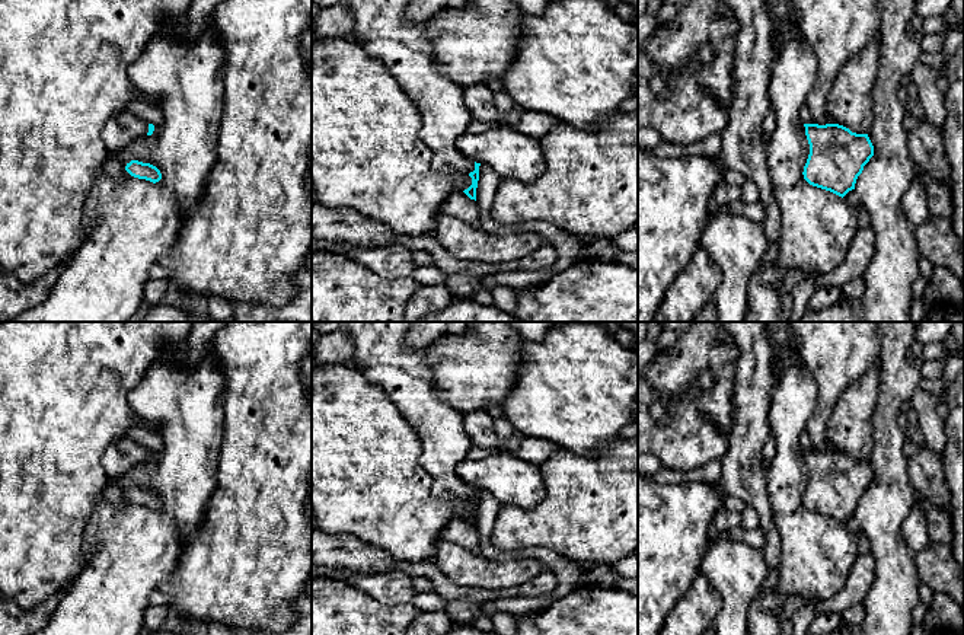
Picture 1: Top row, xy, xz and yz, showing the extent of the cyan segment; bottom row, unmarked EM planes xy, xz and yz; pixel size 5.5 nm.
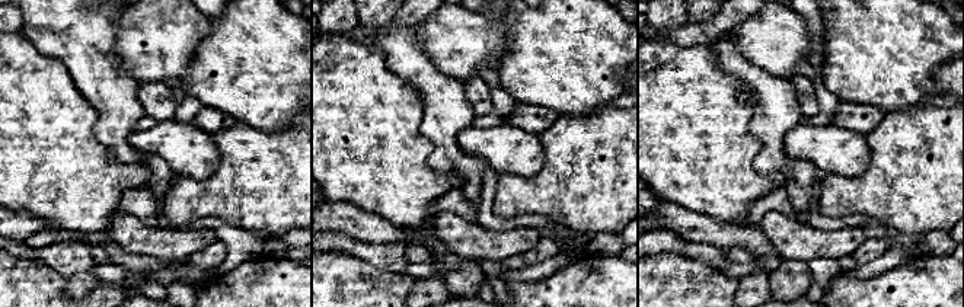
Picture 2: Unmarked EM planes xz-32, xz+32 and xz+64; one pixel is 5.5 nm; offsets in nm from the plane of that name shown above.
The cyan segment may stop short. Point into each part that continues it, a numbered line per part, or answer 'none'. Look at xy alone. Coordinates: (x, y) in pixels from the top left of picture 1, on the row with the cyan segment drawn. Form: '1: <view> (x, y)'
1: xy (120, 133)

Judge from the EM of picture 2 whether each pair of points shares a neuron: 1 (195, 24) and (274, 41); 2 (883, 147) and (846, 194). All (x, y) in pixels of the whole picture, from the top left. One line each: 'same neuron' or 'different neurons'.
1: different neurons
2: same neuron

